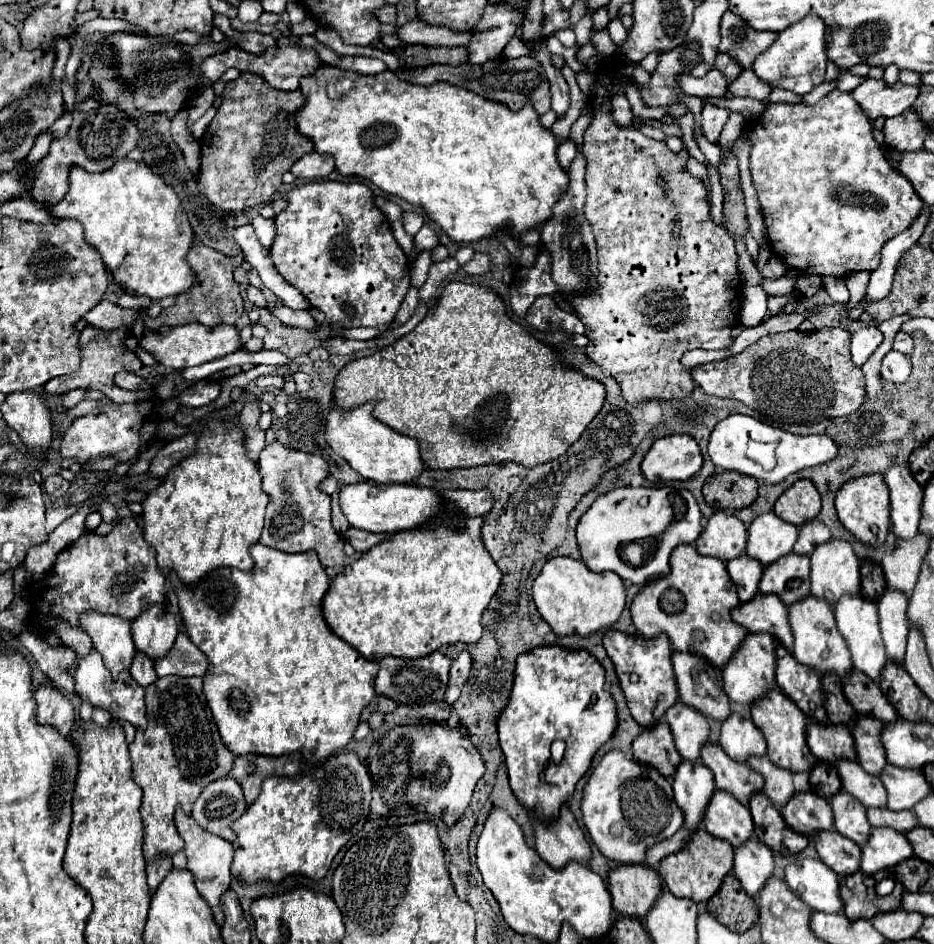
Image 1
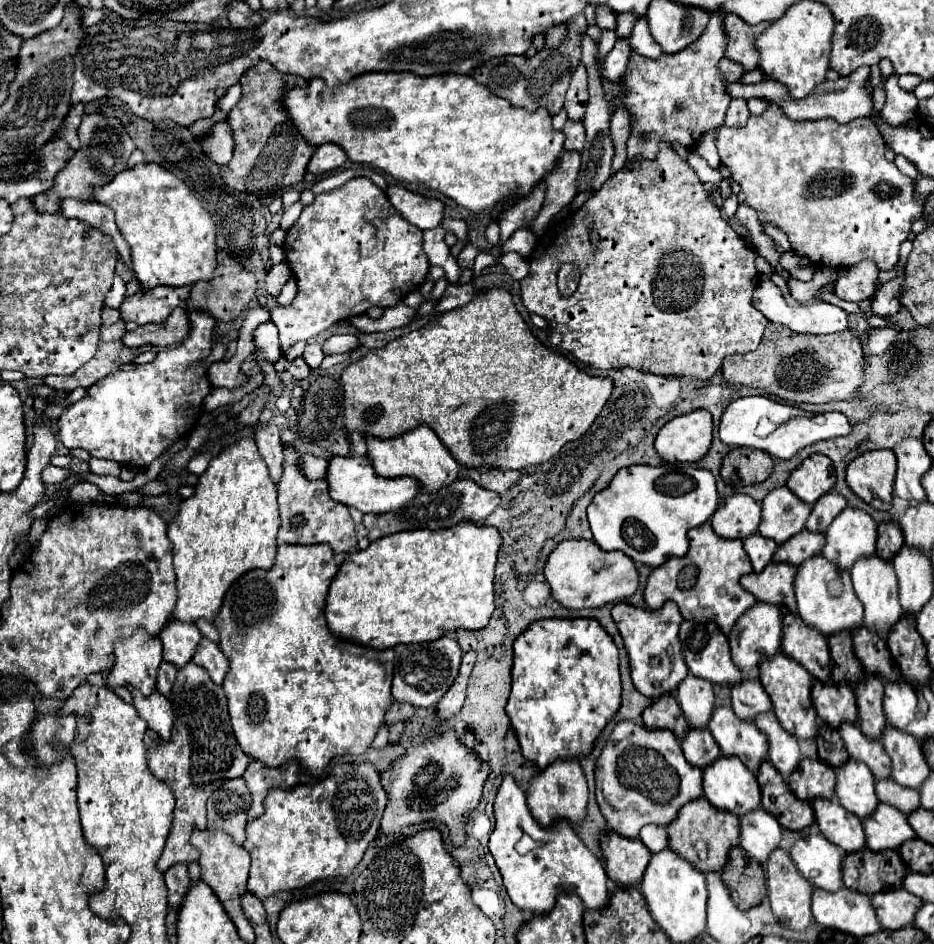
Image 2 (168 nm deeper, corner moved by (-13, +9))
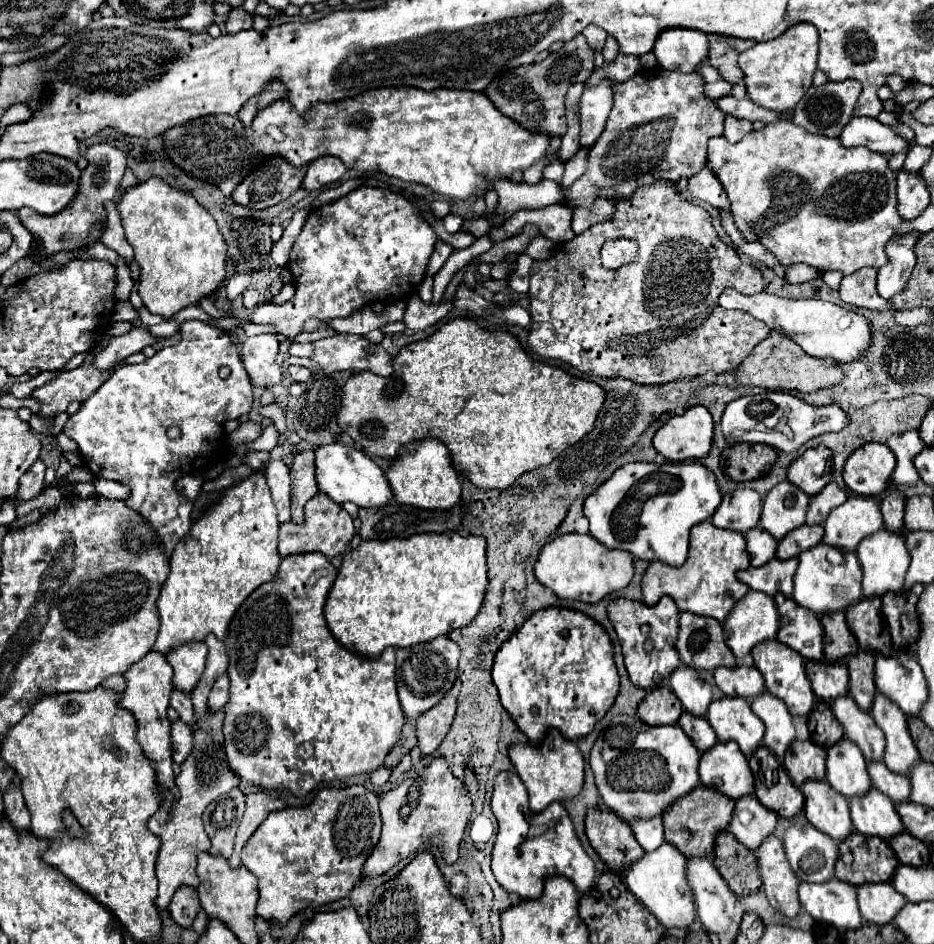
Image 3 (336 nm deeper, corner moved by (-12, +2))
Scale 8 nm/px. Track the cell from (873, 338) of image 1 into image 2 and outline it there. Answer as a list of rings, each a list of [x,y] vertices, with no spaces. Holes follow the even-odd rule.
[[[900,272],[892,282],[880,286],[880,290],[874,294],[874,300],[872,300],[872,314],[874,316],[890,318],[900,310],[896,296],[902,292],[902,284],[904,284],[904,272]]]

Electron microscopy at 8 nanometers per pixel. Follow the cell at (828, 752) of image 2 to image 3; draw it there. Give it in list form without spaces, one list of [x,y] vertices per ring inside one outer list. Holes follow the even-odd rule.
[[[815,701],[807,723],[809,723],[811,739],[817,745],[829,747],[829,745],[837,743],[839,737],[843,737],[843,727],[835,719],[835,715],[831,711],[831,705],[823,705],[821,701]]]

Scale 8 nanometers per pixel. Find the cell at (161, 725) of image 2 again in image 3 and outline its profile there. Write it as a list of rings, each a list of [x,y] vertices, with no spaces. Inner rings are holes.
[[[175,721],[171,725],[171,741],[173,741],[172,760],[174,763],[181,764],[191,755],[191,749],[193,749],[191,729],[187,725],[183,727],[183,721]]]

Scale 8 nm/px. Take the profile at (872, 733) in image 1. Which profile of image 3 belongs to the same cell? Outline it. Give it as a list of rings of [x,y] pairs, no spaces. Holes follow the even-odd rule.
[[[855,653],[851,661],[847,661],[849,669],[849,693],[857,701],[857,705],[865,711],[871,709],[873,695],[875,695],[875,657],[873,653]]]

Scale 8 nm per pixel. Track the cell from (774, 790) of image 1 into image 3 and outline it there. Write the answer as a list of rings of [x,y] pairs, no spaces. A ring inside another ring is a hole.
[[[763,691],[763,695],[755,697],[755,701],[751,701],[751,709],[765,723],[763,743],[777,755],[779,761],[783,761],[787,747],[793,739],[797,739],[793,722],[795,716],[789,713],[787,705],[779,697],[769,691]]]

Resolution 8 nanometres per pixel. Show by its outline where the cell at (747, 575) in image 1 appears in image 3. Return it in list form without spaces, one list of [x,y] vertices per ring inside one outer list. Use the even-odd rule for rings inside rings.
[[[761,527],[751,529],[751,531],[747,531],[745,539],[747,539],[747,551],[751,555],[753,567],[761,567],[769,559],[775,557],[775,549],[777,549],[779,541],[775,541],[775,537],[771,537],[765,529],[761,529]]]

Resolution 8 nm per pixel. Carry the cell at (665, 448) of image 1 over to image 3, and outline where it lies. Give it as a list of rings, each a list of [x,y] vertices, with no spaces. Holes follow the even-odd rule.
[[[689,407],[683,415],[673,415],[653,437],[653,447],[669,461],[701,459],[713,443],[713,417],[701,407]]]

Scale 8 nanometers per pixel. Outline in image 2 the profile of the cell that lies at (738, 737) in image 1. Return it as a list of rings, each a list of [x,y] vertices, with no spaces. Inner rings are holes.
[[[742,682],[730,688],[732,692],[732,710],[740,720],[752,722],[758,714],[766,714],[772,710],[770,696],[762,688],[760,682]]]

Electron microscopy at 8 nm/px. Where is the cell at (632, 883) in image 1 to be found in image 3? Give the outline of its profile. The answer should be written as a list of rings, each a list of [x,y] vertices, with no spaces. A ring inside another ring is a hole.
[[[589,809],[585,817],[585,829],[597,855],[615,871],[625,869],[645,853],[631,827],[621,817],[613,815],[611,809]]]

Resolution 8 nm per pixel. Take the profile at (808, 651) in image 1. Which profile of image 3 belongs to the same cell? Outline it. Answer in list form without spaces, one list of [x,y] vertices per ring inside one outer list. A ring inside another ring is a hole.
[[[819,543],[813,549],[807,549],[799,555],[799,567],[797,573],[793,577],[795,581],[795,591],[793,591],[793,599],[819,613],[835,613],[835,611],[845,611],[851,603],[857,603],[863,593],[861,593],[861,569],[859,569],[859,559],[855,557],[855,553],[847,553],[845,555],[845,563],[843,565],[831,565],[827,561],[827,551],[829,547]]]

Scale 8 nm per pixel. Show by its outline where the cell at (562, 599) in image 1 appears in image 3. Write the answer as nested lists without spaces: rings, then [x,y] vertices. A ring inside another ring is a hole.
[[[565,533],[545,543],[535,561],[535,577],[561,599],[597,603],[605,595],[627,587],[633,579],[633,557],[623,549],[607,549],[589,533]]]

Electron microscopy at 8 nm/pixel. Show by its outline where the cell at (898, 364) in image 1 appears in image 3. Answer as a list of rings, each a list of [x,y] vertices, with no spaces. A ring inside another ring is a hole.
[[[725,289],[719,297],[719,305],[727,309],[743,309],[751,313],[755,319],[763,321],[769,329],[779,331],[791,341],[795,341],[807,355],[811,357],[831,357],[835,361],[855,361],[863,353],[863,349],[871,343],[869,321],[855,311],[843,309],[835,303],[821,299],[783,299],[777,295],[769,295],[765,291],[757,295],[741,295],[735,289]]]

